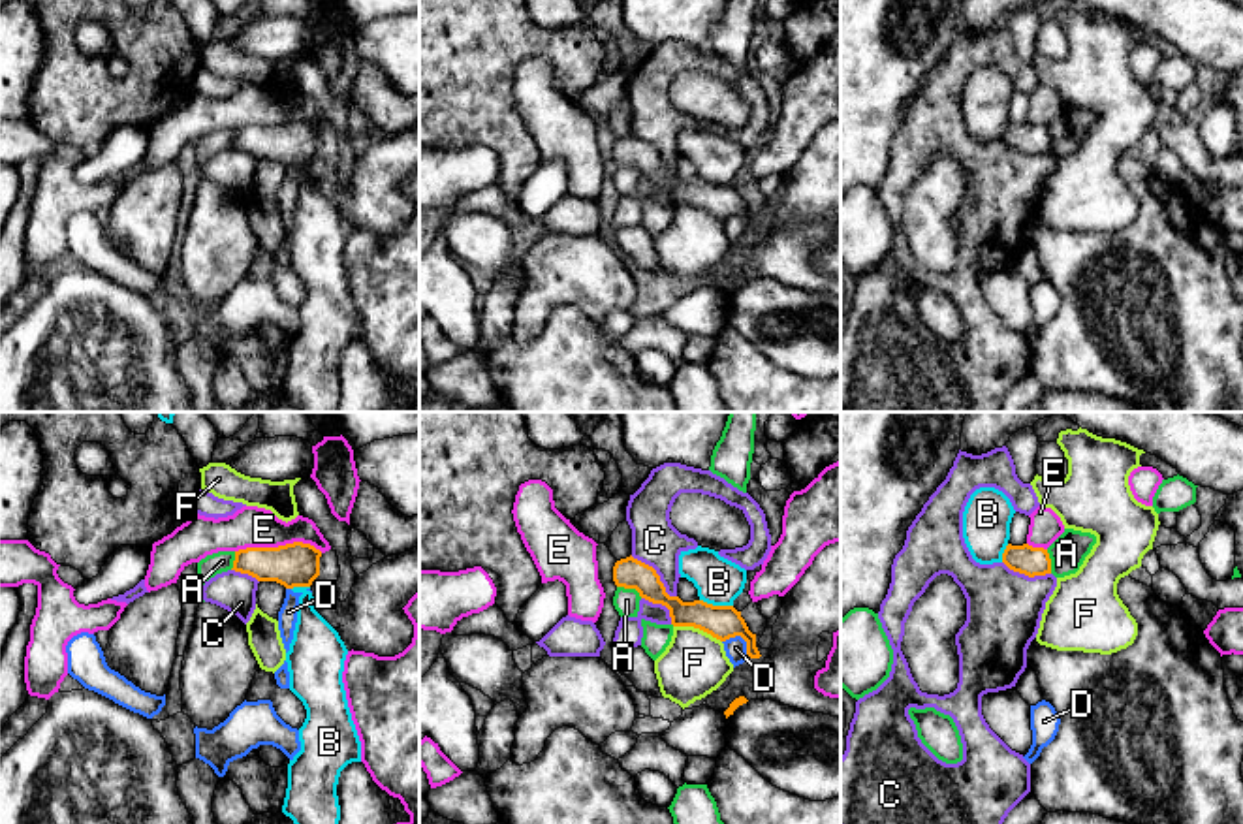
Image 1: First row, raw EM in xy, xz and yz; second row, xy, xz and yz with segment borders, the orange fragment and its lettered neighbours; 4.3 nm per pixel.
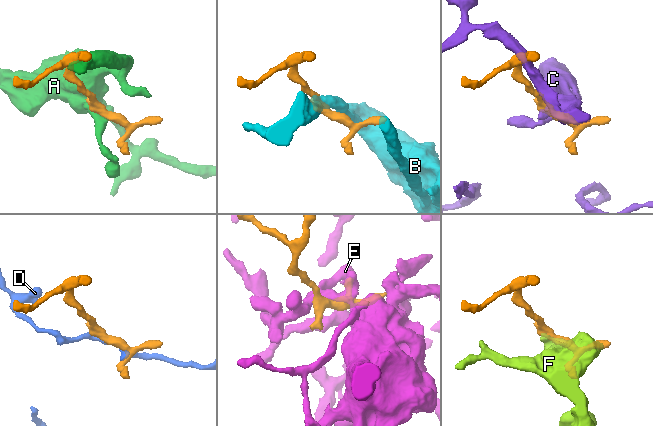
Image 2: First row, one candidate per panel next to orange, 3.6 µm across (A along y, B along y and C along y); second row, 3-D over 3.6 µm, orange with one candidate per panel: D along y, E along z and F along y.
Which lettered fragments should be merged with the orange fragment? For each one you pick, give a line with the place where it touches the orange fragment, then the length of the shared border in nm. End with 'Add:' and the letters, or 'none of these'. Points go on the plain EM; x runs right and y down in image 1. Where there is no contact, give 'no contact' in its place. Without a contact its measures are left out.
Add: none of these

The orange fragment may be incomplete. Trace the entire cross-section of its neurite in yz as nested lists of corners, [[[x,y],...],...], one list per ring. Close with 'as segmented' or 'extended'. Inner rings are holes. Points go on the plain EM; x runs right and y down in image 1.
[[[1008,122],[1002,132],[1002,141],[1019,152],[1029,156],[1051,152],[1051,137],[1047,128],[1032,126],[1029,122],[1012,124]]]; as segmented

